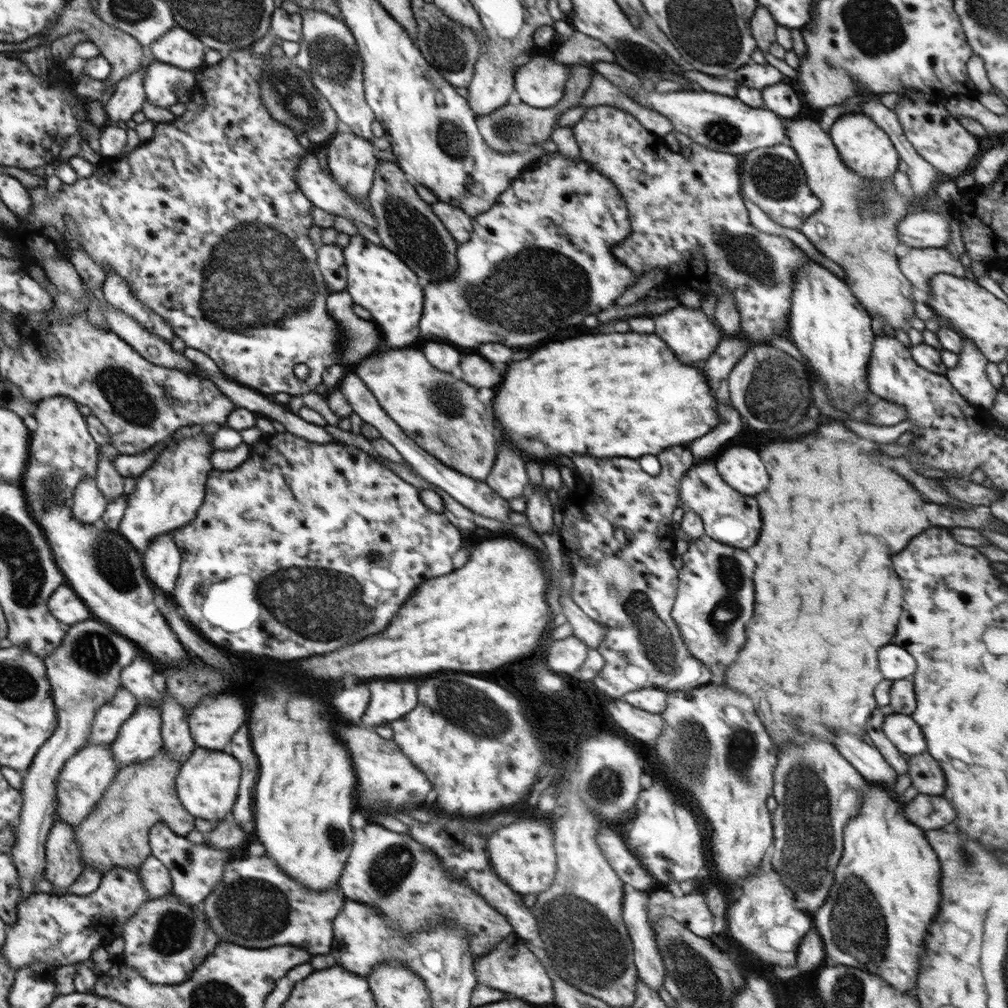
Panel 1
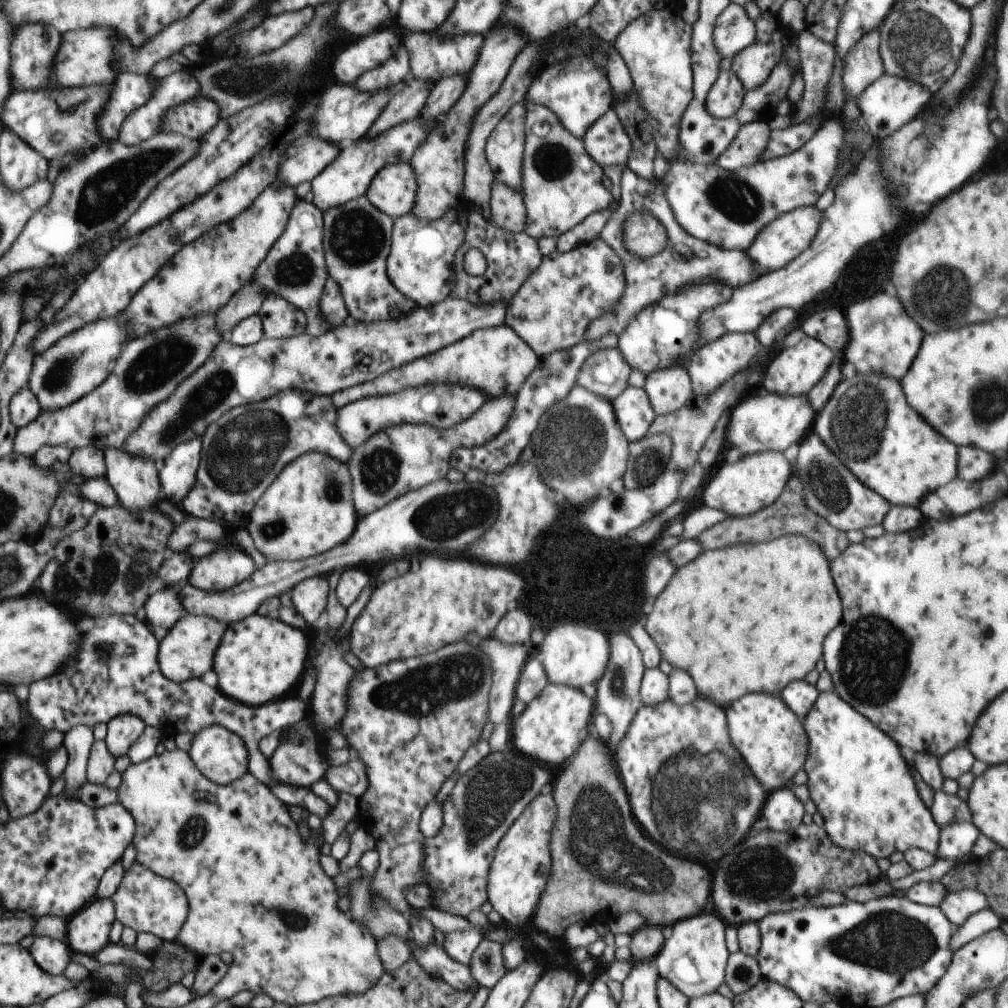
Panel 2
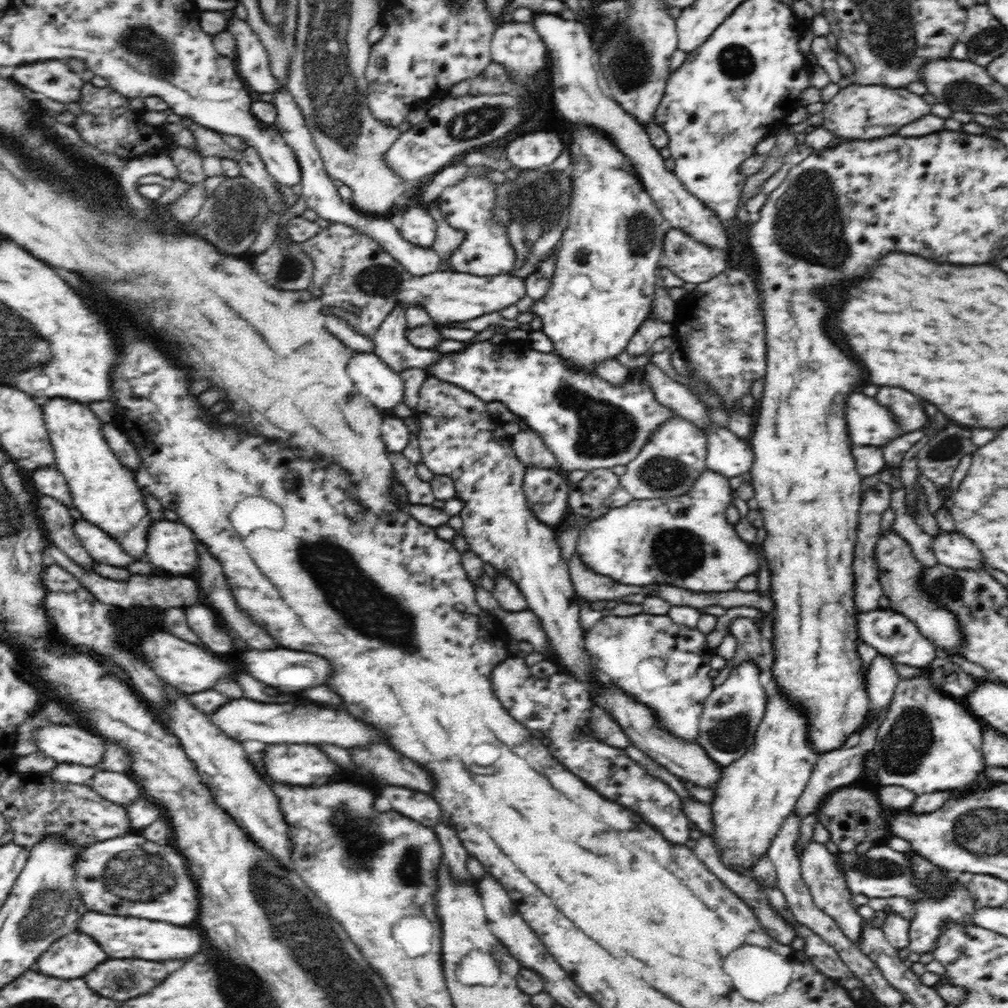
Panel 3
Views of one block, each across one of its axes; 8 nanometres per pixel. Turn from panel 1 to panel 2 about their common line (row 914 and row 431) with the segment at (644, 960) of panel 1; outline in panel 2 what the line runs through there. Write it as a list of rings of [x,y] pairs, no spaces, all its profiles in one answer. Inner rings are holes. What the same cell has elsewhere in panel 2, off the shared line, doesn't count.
[[[629,385],[611,404],[616,421],[629,444],[636,443],[648,435],[657,415],[652,410],[644,389]]]

